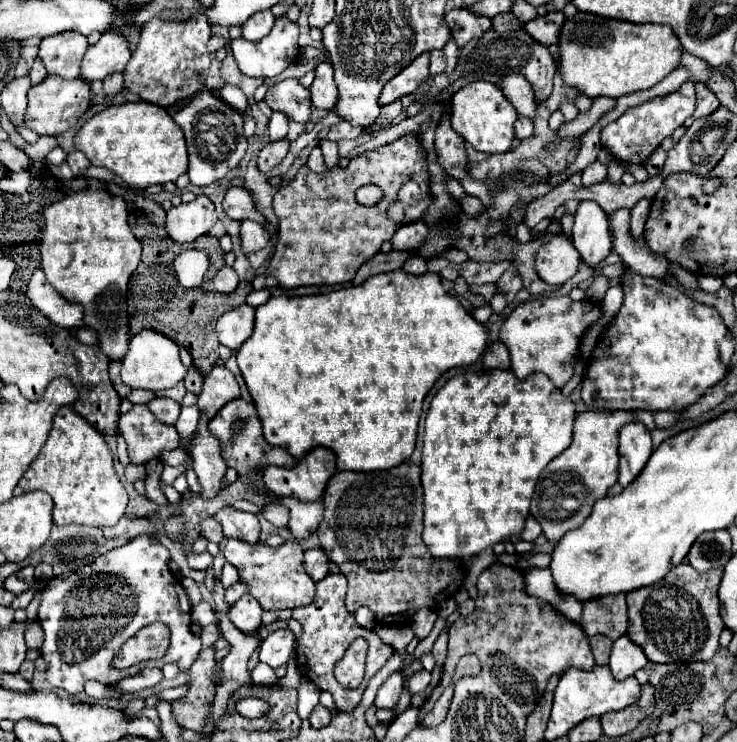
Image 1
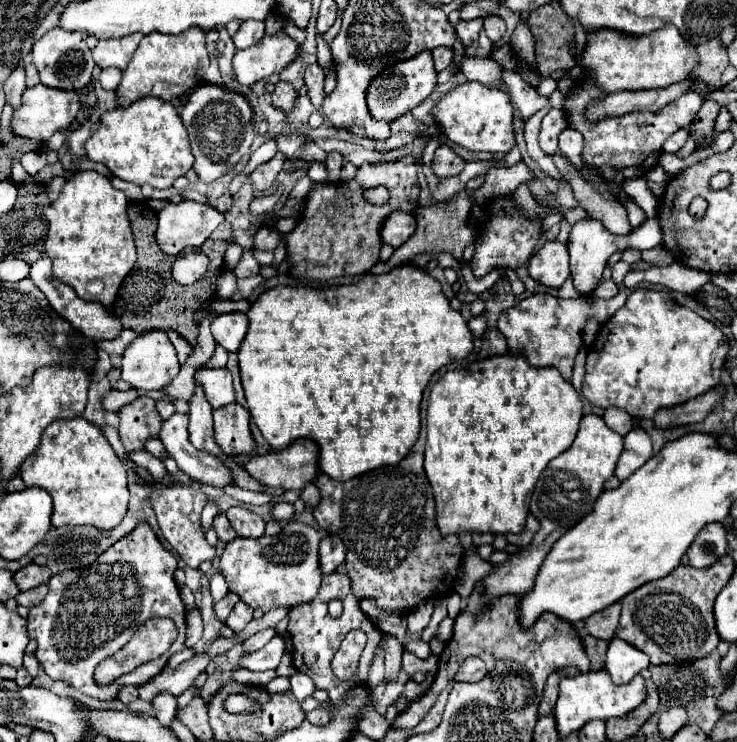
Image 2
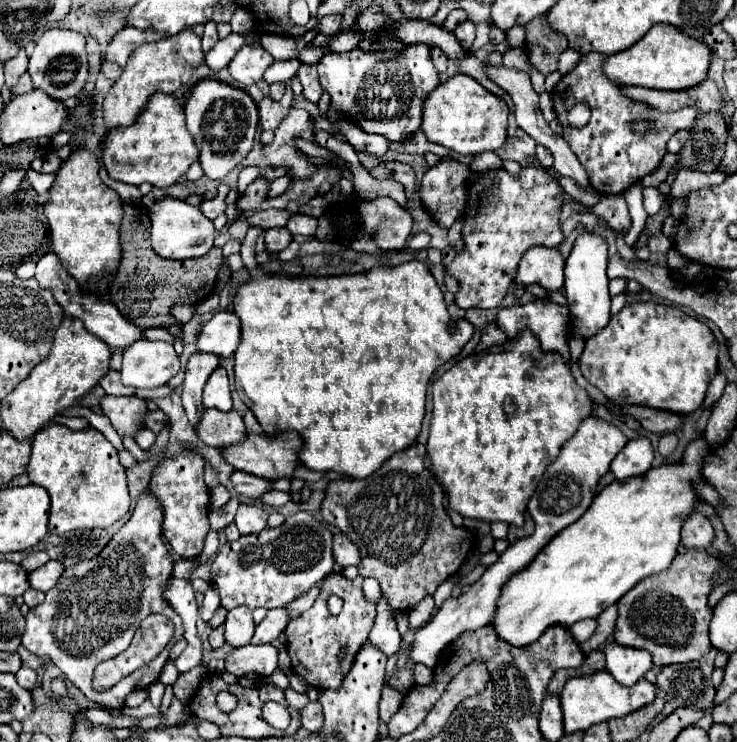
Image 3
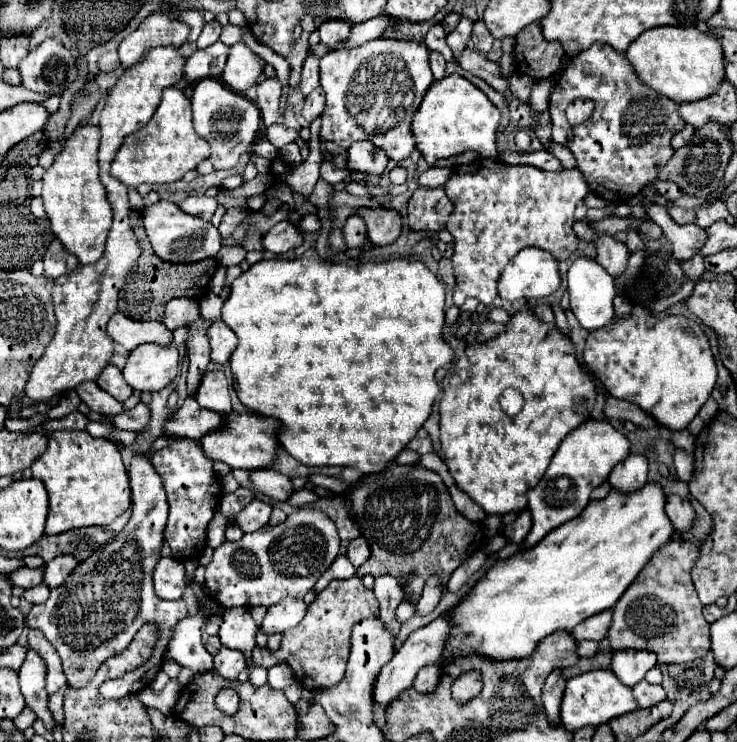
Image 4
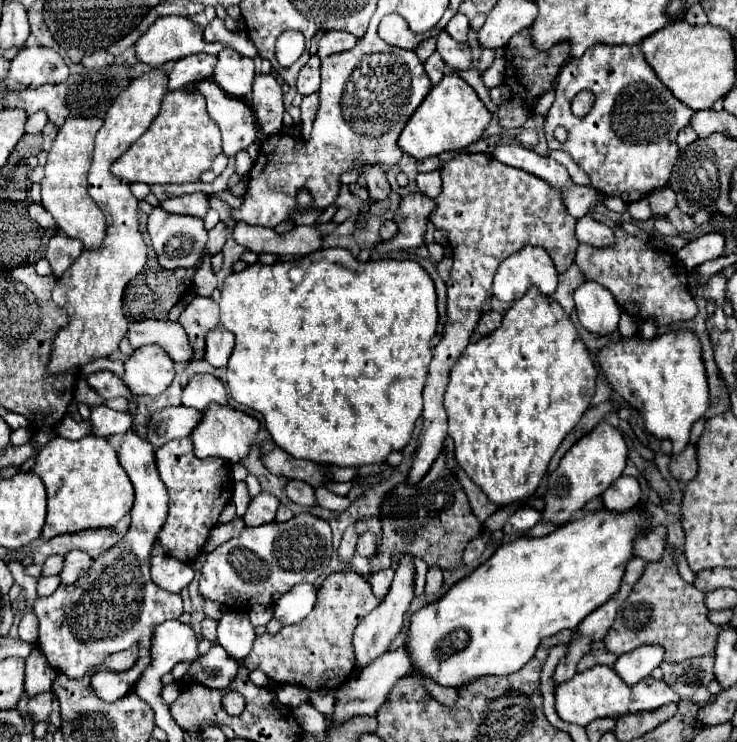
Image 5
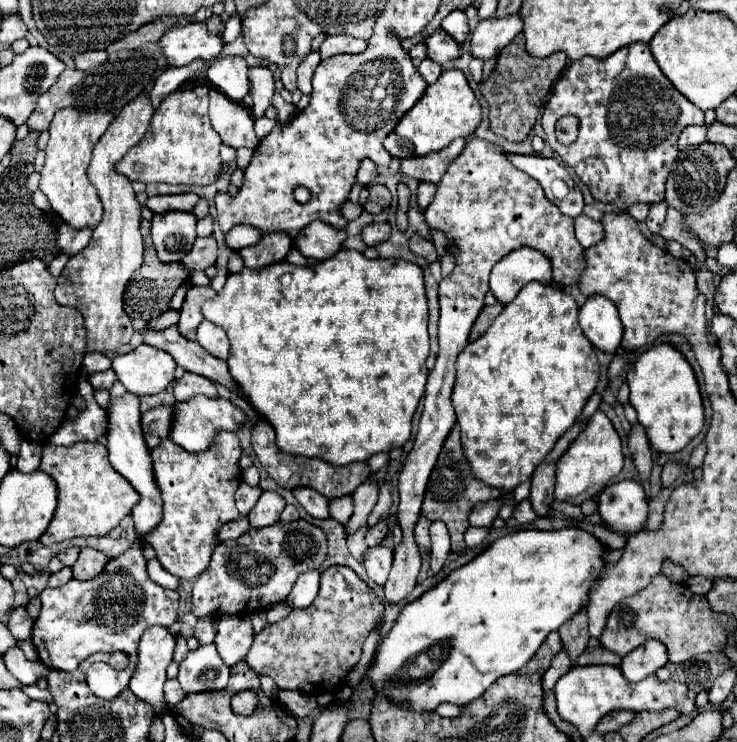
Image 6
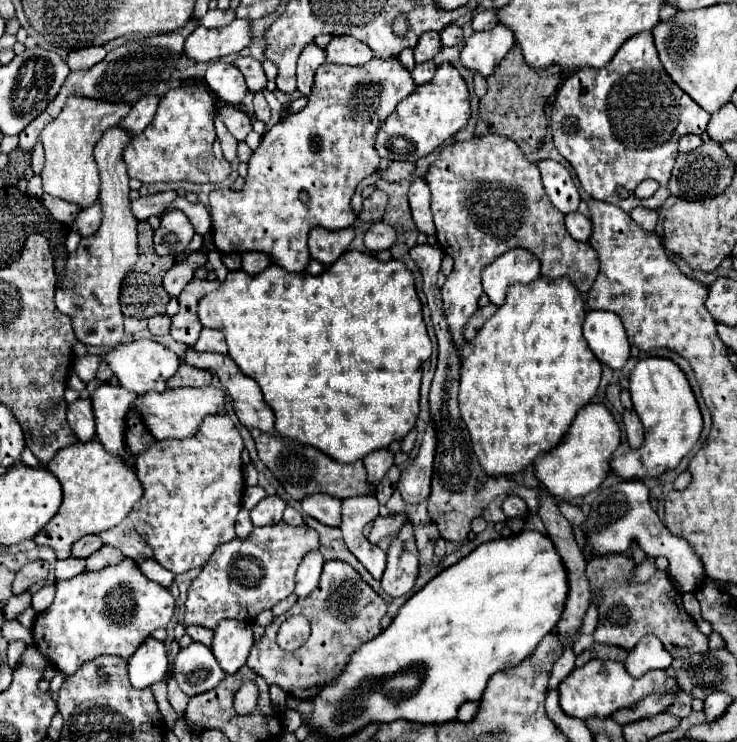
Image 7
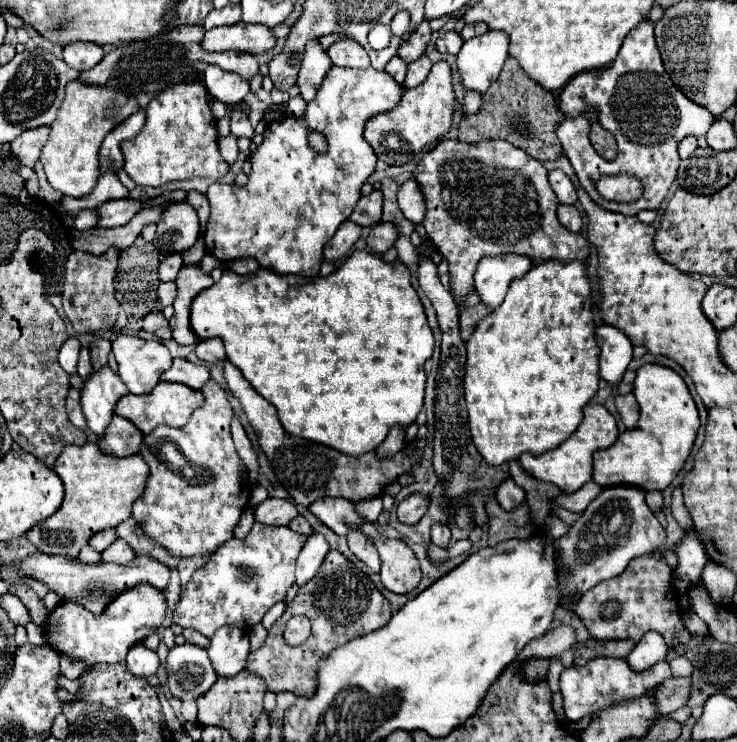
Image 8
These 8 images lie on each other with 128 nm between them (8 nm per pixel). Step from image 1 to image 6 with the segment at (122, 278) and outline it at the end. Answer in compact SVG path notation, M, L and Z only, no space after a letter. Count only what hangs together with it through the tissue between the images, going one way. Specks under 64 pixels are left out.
M76 108L58 110L48 126L50 140L46 144L46 164L42 168L40 190L46 194L52 210L74 228L96 228L102 218L102 202L96 188L88 182L86 168L90 164L92 148L112 124L110 112L78 112Z

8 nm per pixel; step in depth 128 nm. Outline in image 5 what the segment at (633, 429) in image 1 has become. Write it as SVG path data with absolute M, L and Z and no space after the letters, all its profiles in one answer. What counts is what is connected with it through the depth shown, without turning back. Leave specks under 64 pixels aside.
M620 476L604 494L604 508L614 512L626 512L628 508L634 508L640 502L642 490L636 478L632 476Z

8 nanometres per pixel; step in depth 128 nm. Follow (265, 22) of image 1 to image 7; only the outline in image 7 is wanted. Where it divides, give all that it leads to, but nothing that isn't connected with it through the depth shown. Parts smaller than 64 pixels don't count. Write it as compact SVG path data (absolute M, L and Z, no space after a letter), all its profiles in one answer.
M150 94L150 96L142 96L132 110L128 112L128 116L120 122L120 128L124 128L126 132L130 132L132 136L138 136L154 118L158 108L158 96Z

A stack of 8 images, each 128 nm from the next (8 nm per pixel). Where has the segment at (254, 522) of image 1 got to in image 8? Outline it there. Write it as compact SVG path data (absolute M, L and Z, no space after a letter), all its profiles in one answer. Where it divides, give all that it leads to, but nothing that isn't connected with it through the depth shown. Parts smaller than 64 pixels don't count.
M268 498L262 504L256 506L254 516L258 522L262 524L270 524L270 526L288 526L292 518L298 516L296 506L290 500L282 500L282 498Z

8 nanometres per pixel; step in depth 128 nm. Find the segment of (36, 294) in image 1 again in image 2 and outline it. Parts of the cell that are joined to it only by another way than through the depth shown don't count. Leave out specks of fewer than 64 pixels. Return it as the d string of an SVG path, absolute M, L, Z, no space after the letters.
M42 256L38 262L34 262L30 266L30 278L34 280L34 284L46 294L50 306L64 318L72 324L72 328L84 332L86 338L90 340L114 340L116 336L120 336L120 332L124 330L120 320L112 314L112 312L104 312L104 306L100 306L98 302L88 302L88 300L82 300L78 298L78 294L64 282L52 278L52 260L48 256Z

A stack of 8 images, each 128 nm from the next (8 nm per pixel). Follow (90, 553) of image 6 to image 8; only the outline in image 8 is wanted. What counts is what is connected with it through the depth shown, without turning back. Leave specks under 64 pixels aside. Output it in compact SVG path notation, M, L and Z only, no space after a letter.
M118 538L112 546L108 546L102 552L102 562L116 562L116 564L128 564L134 558L134 550L128 546L128 542L124 542L122 538Z

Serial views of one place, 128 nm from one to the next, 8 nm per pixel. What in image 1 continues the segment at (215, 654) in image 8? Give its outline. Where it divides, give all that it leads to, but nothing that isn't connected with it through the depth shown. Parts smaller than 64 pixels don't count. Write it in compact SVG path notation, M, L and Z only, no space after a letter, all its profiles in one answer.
M244 594L230 610L230 620L232 624L242 630L242 632L250 632L254 628L258 628L262 624L260 616L262 616L262 608L260 604L250 596L250 594Z

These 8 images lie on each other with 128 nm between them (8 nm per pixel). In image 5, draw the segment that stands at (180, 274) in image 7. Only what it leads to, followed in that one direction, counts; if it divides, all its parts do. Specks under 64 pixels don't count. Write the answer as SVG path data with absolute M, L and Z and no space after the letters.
M218 222L210 232L208 232L208 248L204 248L204 254L208 256L214 256L222 250L224 242L226 242L226 236L228 236L228 230L222 222Z

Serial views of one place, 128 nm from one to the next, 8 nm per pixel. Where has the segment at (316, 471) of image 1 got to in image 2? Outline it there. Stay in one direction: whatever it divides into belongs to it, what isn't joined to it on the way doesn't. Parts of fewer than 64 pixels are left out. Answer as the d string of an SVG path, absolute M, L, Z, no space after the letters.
M300 438L300 440L292 442L284 450L270 450L270 452L266 452L262 456L254 456L254 458L246 460L242 464L242 468L250 476L254 476L258 482L262 482L264 486L284 488L284 490L302 490L318 474L318 446L308 438L304 438L304 440Z

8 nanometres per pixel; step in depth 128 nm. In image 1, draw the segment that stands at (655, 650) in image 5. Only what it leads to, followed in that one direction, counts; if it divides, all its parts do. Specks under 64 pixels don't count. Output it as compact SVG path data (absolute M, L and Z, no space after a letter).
M620 636L614 642L610 654L610 670L614 680L624 680L628 676L634 676L634 672L644 668L646 664L648 664L646 654L628 636Z

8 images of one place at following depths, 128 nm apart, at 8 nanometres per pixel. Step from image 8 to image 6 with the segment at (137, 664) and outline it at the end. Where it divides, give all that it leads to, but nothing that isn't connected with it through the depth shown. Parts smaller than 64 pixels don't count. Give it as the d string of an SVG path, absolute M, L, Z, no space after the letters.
M152 626L144 632L142 640L140 640L140 648L138 648L138 666L132 674L130 680L130 690L144 702L152 704L154 710L160 714L162 712L162 704L164 704L164 682L166 682L166 668L172 662L172 654L174 654L174 644L176 644L176 636L172 636L166 628L162 626Z

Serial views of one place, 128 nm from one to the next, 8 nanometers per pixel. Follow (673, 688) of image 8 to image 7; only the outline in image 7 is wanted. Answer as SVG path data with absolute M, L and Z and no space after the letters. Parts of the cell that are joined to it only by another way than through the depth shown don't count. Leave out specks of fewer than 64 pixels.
M674 692L648 696L648 698L640 700L640 702L636 702L636 706L618 710L616 714L612 714L612 718L614 718L616 722L620 722L622 726L624 726L624 724L630 724L630 722L636 722L636 720L642 720L642 718L652 718L652 716L656 716L656 714L662 714L662 712L674 702L674 698L676 698Z

